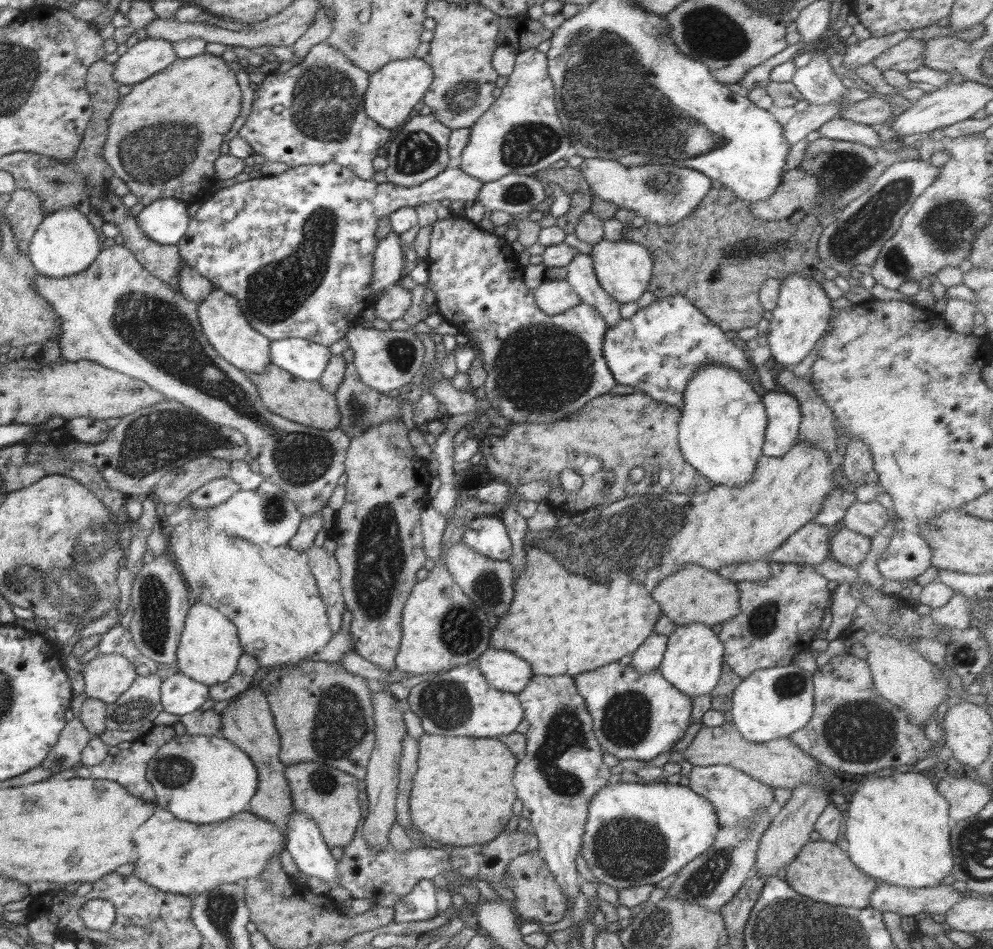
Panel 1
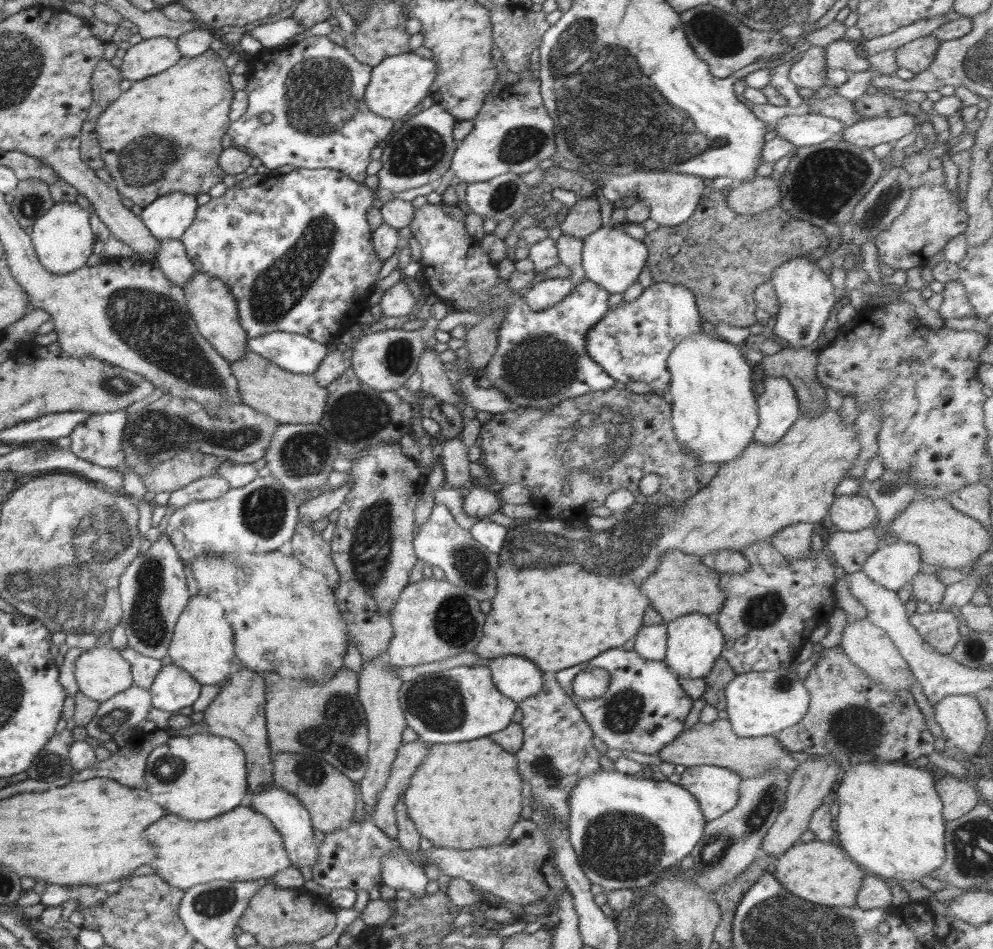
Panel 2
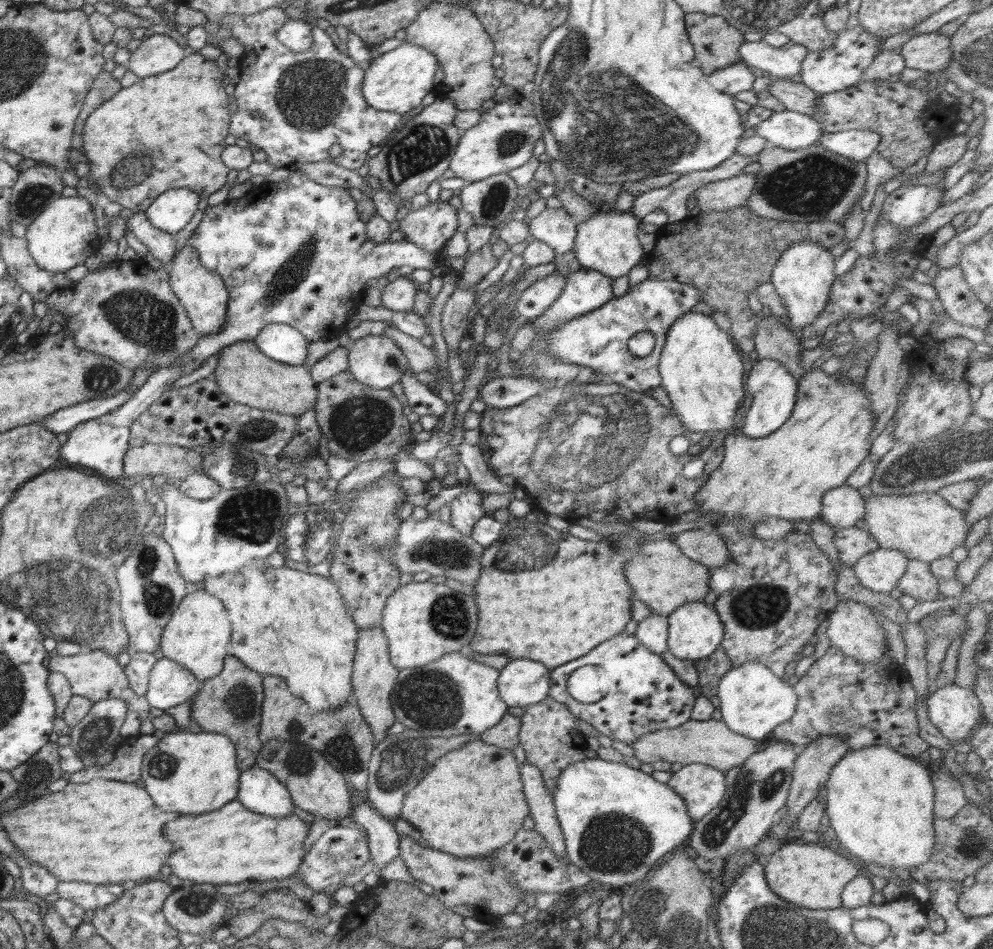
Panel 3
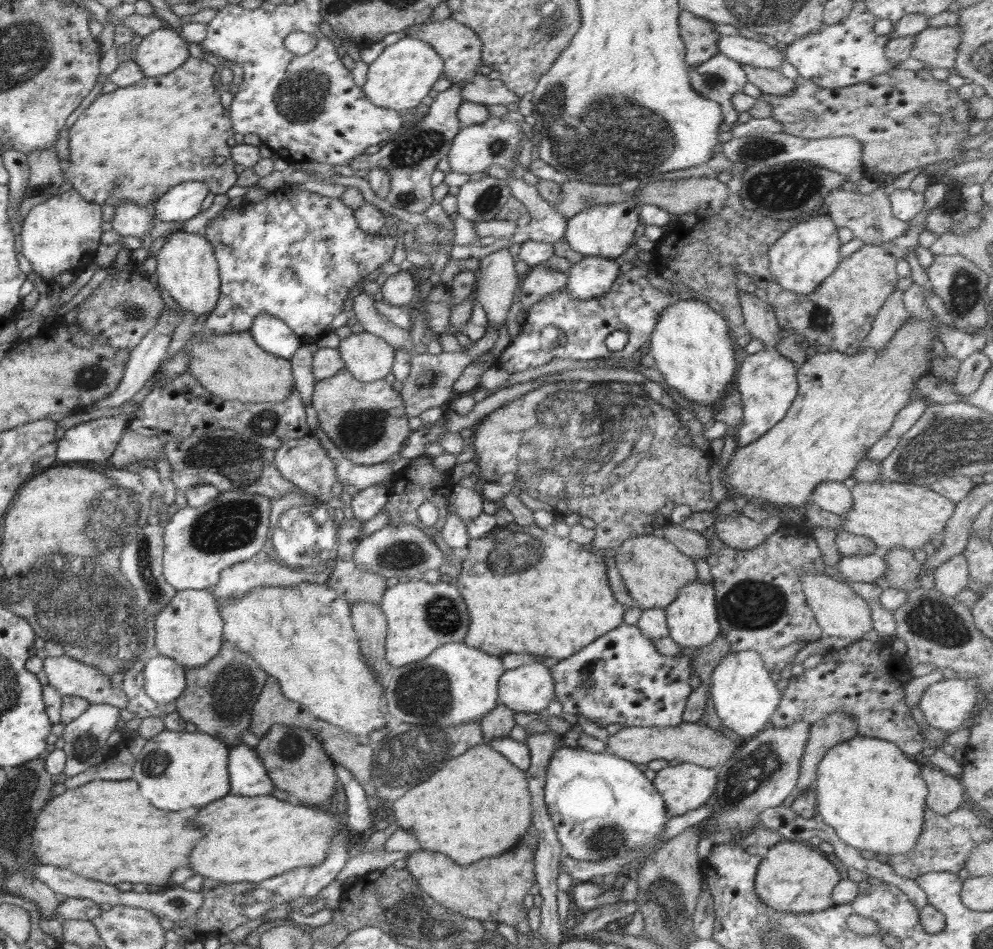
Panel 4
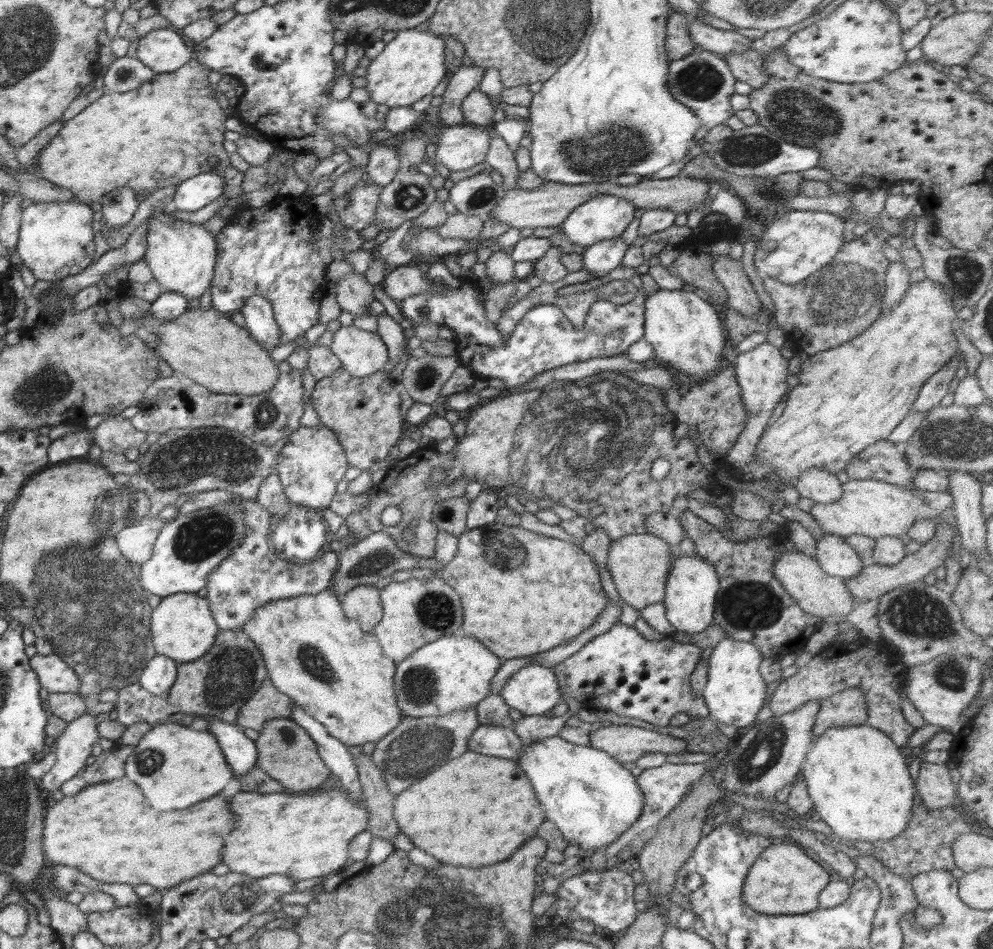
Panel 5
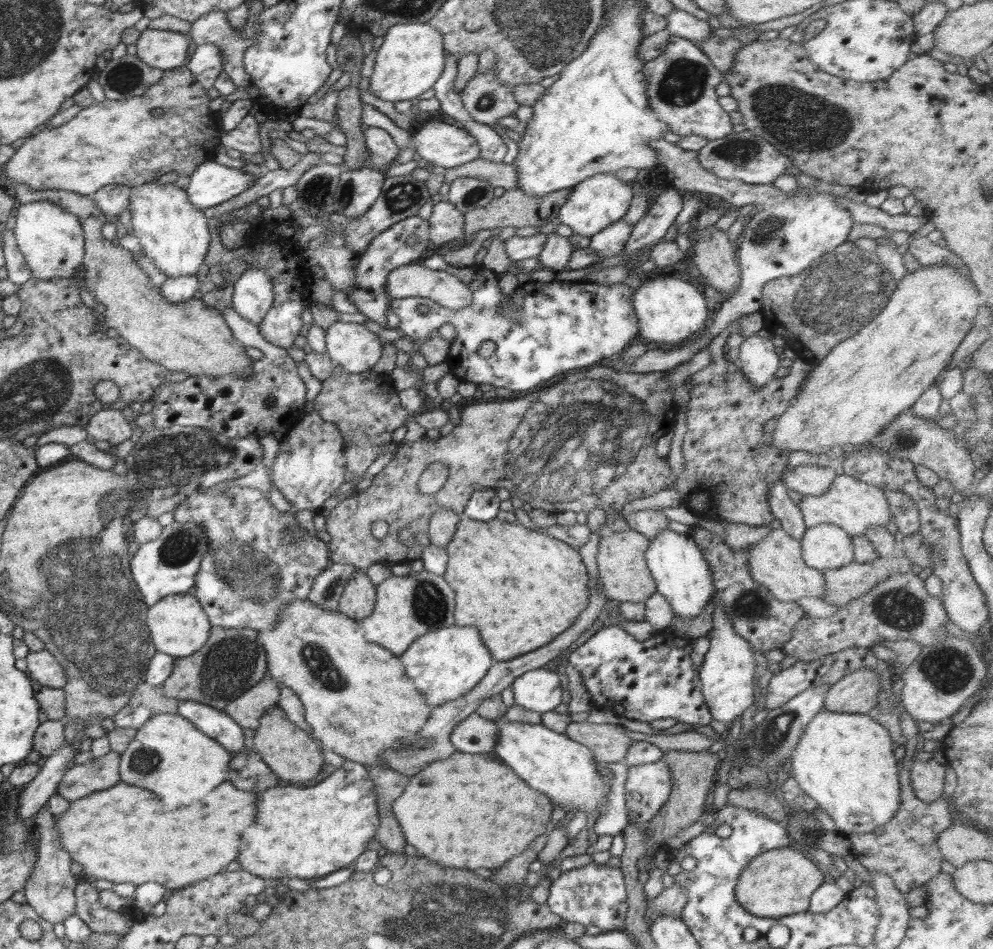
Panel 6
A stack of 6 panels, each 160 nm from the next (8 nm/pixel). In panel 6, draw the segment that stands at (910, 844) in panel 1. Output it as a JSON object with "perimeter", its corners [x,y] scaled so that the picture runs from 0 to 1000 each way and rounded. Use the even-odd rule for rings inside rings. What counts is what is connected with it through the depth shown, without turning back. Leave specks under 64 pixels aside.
{"perimeter":[[[825,748],[812,764],[804,784],[795,797],[794,809],[804,828],[824,847],[824,855],[834,857],[846,879],[873,878],[892,868],[906,851],[904,803],[900,798],[902,784],[895,770],[875,752],[834,750]]]}

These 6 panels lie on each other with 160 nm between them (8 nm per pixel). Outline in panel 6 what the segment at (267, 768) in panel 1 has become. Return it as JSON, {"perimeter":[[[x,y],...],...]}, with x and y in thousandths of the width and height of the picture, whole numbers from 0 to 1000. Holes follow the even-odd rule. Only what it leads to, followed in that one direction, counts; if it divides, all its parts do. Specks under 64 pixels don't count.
{"perimeter":[[[213,661],[207,679],[193,691],[176,693],[173,710],[164,719],[165,731],[180,739],[194,738],[225,748],[228,741],[252,727],[270,708],[269,691],[259,665]]]}

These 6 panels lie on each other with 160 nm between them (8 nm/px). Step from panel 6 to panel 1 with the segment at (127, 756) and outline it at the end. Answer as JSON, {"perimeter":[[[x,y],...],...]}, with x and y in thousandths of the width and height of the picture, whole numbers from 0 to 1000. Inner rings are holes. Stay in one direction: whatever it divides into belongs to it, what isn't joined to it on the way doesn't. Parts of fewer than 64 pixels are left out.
{"perimeter":[[[175,774],[149,803],[147,820],[155,831],[159,849],[171,854],[179,864],[209,868],[228,864],[239,856],[250,854],[252,843],[260,835],[260,812],[254,800],[236,783],[221,774]]]}

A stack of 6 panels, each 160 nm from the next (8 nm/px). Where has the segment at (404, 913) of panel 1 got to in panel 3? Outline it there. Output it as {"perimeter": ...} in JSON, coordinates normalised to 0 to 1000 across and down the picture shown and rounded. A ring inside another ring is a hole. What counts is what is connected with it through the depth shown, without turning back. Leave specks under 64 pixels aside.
{"perimeter":[[[356,842],[353,860],[364,872],[370,875],[372,899],[377,907],[376,917],[381,920],[389,910],[401,904],[402,880],[397,868],[365,842]]]}

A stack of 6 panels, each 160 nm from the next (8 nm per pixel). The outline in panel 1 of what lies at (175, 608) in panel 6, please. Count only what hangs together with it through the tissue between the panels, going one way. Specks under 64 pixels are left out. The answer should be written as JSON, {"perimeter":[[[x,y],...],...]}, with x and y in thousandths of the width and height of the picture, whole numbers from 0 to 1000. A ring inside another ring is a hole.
{"perimeter":[[[210,636],[191,639],[177,687],[178,708],[210,724],[224,721],[236,710],[244,689],[239,660],[229,649]]]}

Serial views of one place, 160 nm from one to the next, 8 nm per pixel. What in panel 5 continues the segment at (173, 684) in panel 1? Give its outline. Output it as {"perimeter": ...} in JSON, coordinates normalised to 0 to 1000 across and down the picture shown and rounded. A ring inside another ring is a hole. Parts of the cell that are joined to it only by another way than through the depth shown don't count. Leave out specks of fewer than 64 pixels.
{"perimeter":[[[156,689],[154,693],[149,697],[147,704],[140,713],[140,720],[153,733],[169,731],[171,724],[174,723],[178,708],[178,698],[172,695],[169,691],[162,691]]]}

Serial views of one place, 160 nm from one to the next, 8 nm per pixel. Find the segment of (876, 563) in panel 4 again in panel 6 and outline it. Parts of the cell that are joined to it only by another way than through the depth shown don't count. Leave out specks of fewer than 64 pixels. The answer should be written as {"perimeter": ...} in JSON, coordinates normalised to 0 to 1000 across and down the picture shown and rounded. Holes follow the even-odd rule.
{"perimeter":[[[824,552],[813,556],[807,573],[810,593],[826,603],[844,601],[860,592],[857,566],[844,554]]]}

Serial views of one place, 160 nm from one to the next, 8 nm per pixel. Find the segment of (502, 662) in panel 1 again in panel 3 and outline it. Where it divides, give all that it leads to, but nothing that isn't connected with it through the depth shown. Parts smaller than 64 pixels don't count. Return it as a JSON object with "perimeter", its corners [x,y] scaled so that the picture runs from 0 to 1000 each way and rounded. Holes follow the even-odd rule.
{"perimeter":[[[514,694],[510,703],[503,706],[501,724],[504,736],[513,744],[530,746],[546,740],[553,734],[554,709],[553,705],[541,697],[533,694]]]}

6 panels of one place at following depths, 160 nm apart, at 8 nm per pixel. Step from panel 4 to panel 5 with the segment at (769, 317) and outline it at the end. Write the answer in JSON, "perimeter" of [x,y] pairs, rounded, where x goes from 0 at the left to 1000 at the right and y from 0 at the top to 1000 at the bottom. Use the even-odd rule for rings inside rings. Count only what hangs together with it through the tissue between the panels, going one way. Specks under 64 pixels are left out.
{"perimeter":[[[720,267],[719,271],[718,286],[731,305],[733,322],[741,326],[746,332],[762,337],[763,329],[768,327],[767,317],[761,311],[753,290],[748,286],[746,275],[723,267]]]}

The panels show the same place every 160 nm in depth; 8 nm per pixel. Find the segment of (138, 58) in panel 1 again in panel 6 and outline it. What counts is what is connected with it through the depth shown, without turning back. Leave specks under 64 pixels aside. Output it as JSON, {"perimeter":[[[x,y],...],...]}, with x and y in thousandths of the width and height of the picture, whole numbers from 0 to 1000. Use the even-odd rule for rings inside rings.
{"perimeter":[[[147,31],[138,43],[138,61],[153,72],[169,75],[186,68],[190,39],[172,32]]]}

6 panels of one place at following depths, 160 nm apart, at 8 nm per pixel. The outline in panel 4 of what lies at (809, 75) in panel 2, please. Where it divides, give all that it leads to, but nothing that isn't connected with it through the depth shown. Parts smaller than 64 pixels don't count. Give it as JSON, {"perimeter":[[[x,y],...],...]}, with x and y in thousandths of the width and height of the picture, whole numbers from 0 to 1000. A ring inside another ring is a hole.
{"perimeter":[[[729,38],[723,42],[723,54],[728,59],[742,64],[746,70],[759,72],[779,72],[785,74],[792,64],[792,55],[783,55],[769,43],[749,40],[749,38]]]}

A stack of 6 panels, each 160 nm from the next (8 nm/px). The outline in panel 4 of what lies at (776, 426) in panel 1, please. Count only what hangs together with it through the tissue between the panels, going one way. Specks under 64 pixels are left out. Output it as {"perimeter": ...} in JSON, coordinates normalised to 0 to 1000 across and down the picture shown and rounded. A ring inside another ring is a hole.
{"perimeter":[[[767,368],[754,373],[744,387],[745,390],[740,392],[739,405],[746,415],[748,442],[740,460],[742,470],[751,470],[771,457],[793,435],[803,416],[804,387],[781,368]]]}

